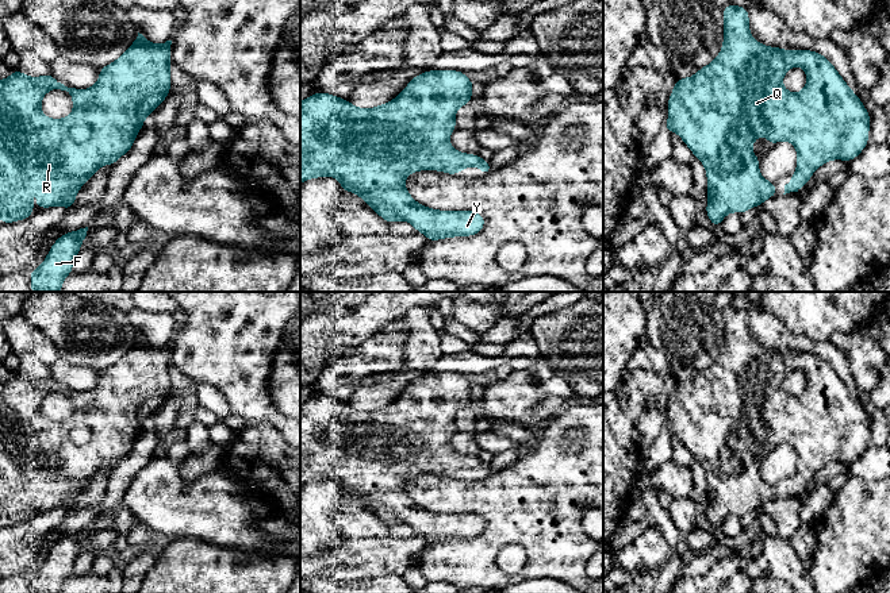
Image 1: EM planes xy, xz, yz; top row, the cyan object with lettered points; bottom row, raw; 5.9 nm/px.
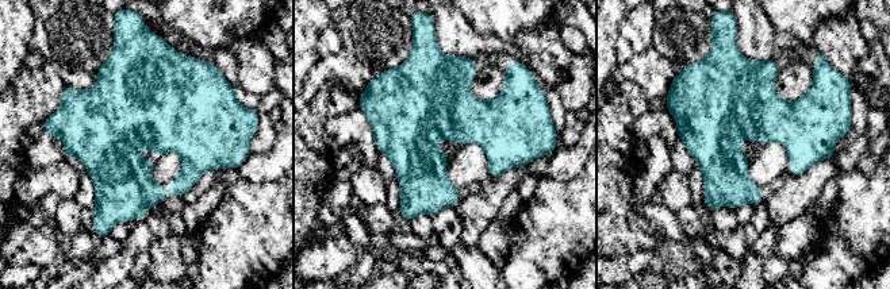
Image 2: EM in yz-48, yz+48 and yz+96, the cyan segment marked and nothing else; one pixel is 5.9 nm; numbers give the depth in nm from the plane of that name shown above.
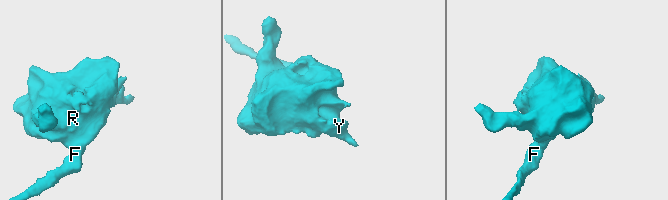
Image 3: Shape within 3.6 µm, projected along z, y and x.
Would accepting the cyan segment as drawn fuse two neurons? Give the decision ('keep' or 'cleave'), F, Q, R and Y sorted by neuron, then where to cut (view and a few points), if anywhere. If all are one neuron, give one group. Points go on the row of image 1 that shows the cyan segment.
keep | F Q R Y | no cut

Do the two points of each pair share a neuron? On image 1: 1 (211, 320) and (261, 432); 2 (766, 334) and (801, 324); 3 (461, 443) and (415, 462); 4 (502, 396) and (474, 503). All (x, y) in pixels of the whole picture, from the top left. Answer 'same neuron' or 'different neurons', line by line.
1: different neurons
2: different neurons
3: different neurons
4: different neurons

